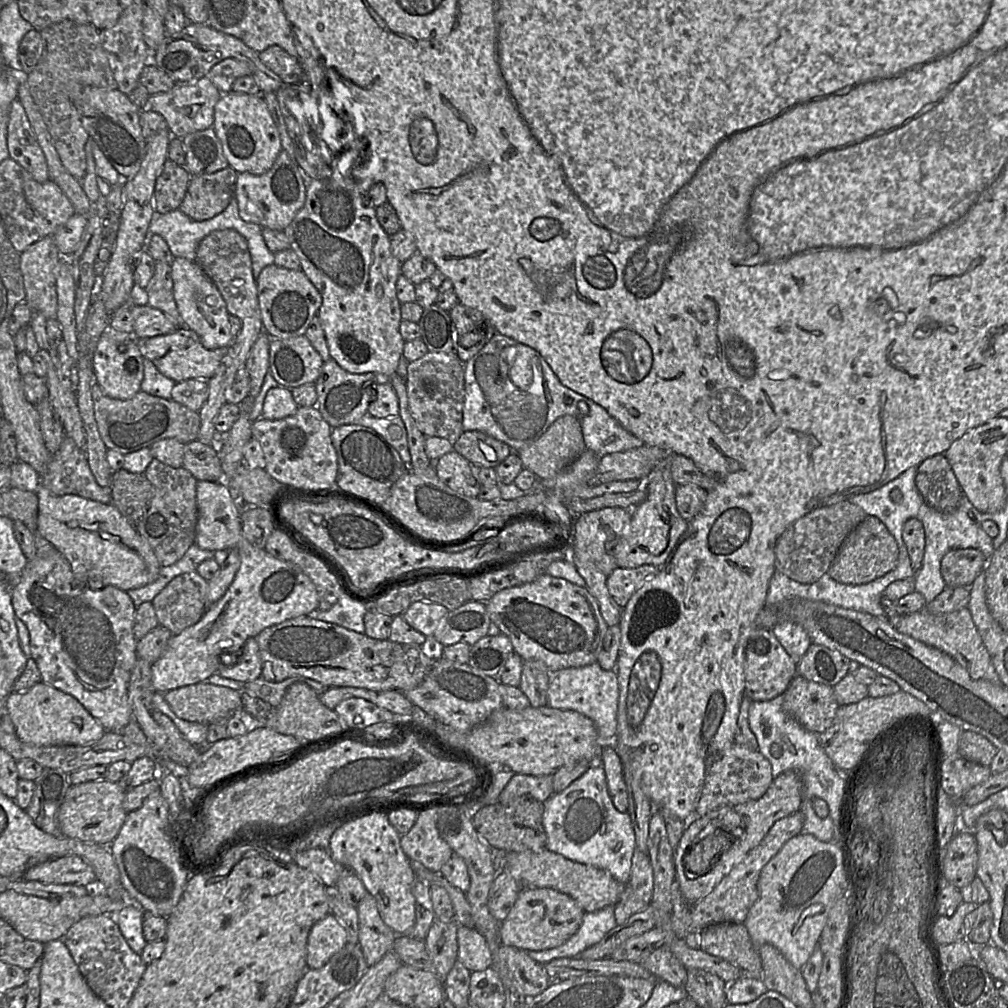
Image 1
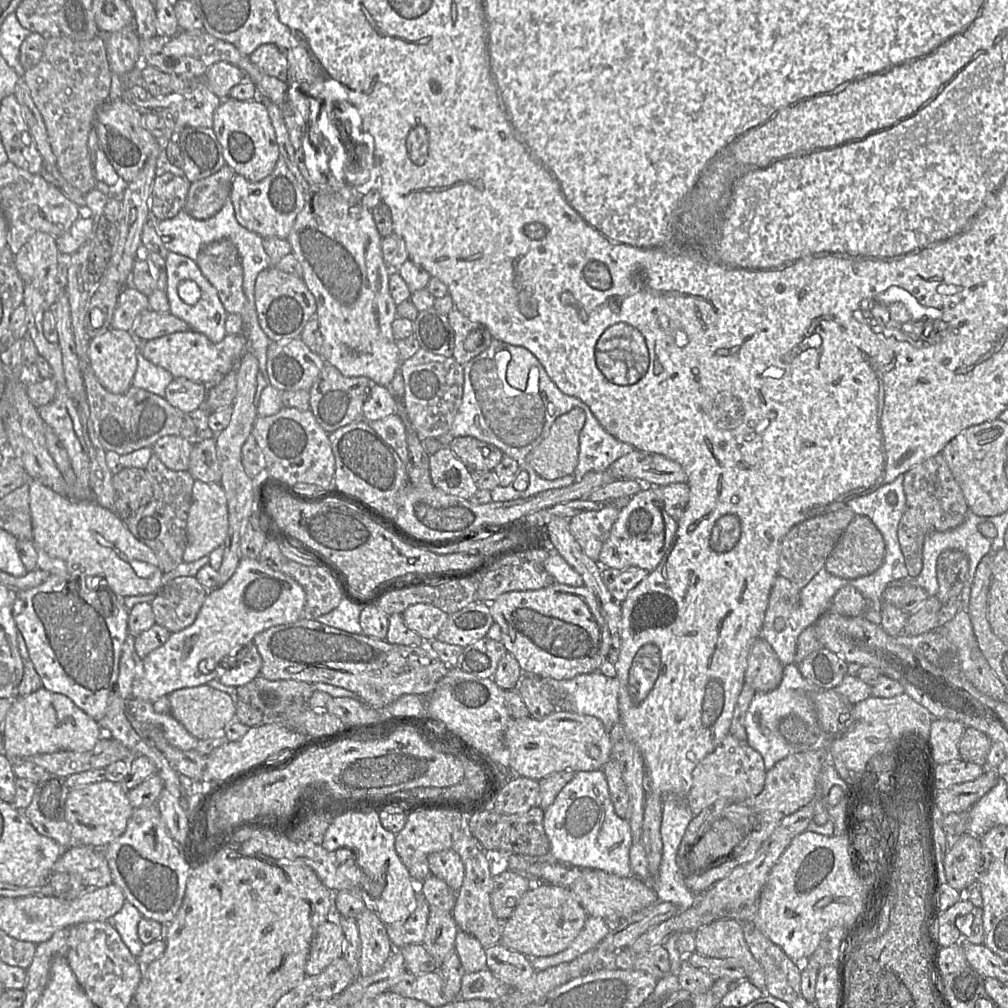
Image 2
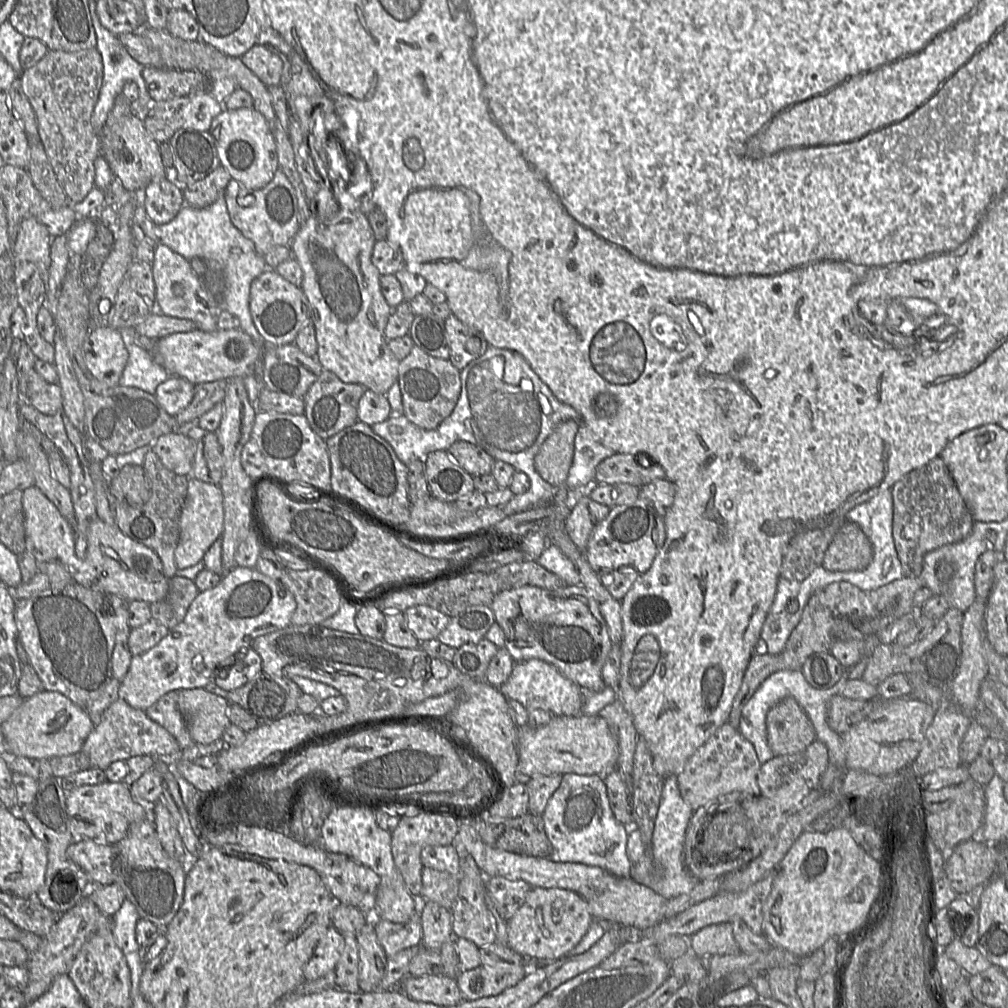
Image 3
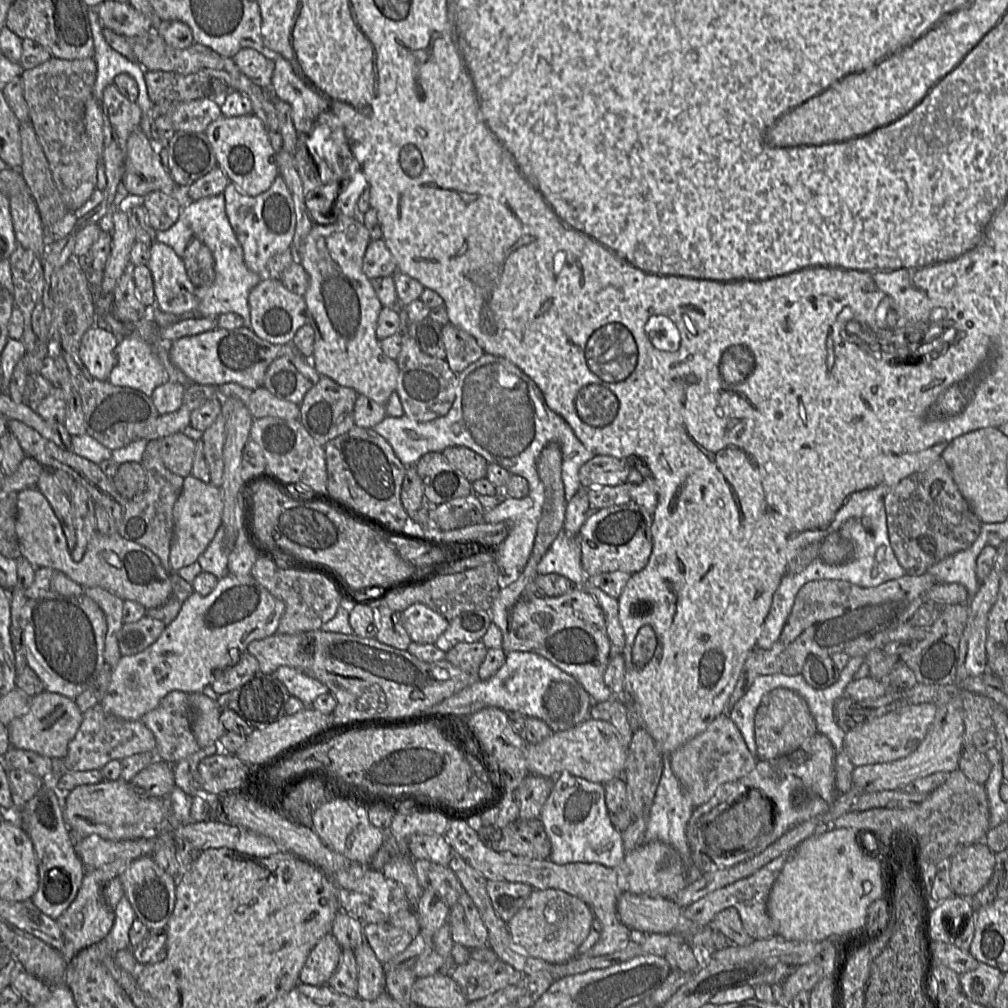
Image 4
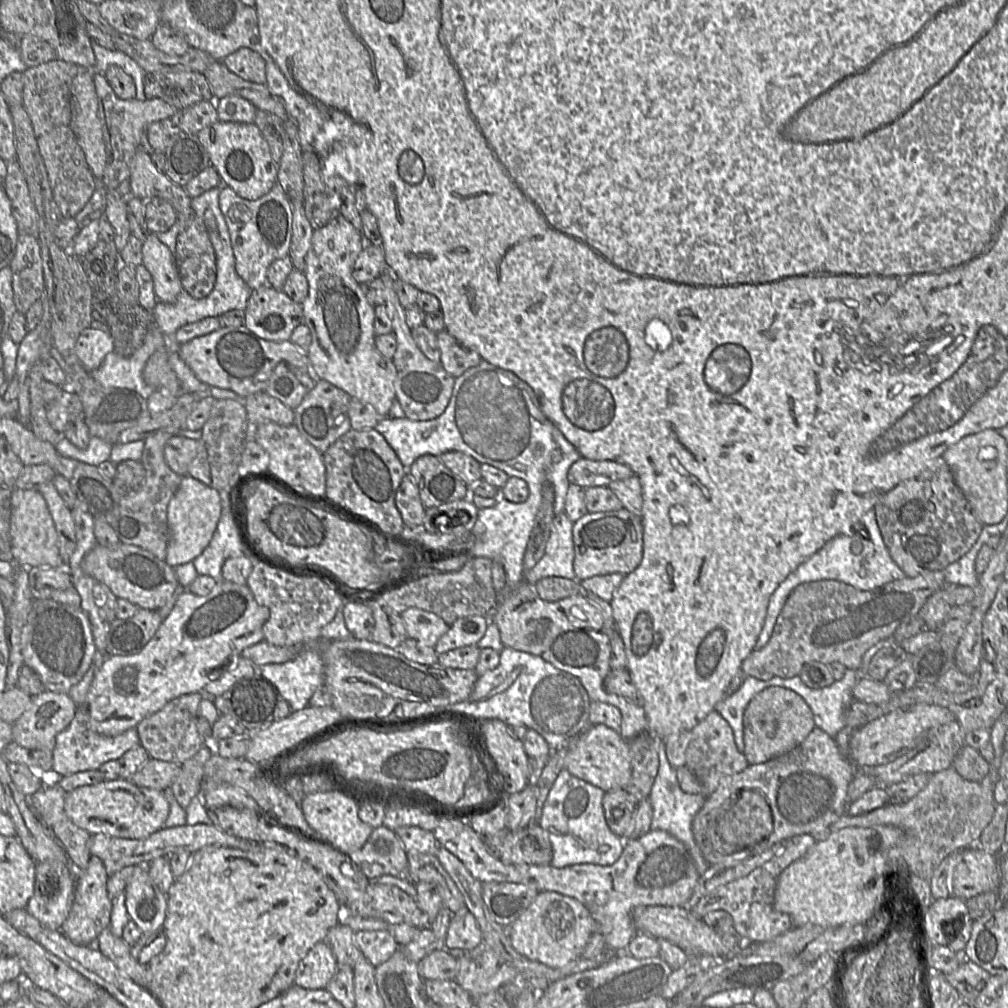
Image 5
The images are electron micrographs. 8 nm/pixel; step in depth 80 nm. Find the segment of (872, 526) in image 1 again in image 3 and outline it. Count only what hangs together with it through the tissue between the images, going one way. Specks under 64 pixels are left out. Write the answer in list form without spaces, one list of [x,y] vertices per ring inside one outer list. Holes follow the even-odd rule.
[[[845,522],[828,546],[822,565],[830,571],[865,570],[873,559],[870,540],[859,525]]]

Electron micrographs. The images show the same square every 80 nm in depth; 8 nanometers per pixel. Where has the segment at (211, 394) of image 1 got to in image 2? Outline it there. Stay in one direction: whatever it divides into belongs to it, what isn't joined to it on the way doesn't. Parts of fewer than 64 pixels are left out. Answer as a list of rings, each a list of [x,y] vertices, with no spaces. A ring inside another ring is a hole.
[[[220,239],[203,246],[196,258],[204,277],[216,289],[227,313],[242,315],[246,297],[243,292],[243,268],[236,246]]]

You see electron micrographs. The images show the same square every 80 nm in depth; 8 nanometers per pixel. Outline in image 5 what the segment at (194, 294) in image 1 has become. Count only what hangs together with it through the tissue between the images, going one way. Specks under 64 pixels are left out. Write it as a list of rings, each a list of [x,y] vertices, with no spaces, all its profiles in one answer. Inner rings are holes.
[[[148,233],[142,244],[142,265],[150,272],[156,298],[160,302],[174,303],[180,291],[184,290],[176,267],[175,258],[170,249],[155,234]]]

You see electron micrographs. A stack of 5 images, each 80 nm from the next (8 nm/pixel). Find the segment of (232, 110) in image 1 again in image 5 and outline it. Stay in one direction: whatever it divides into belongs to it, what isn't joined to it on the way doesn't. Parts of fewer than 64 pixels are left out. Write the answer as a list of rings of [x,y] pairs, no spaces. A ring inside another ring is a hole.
[[[218,121],[196,133],[206,149],[210,164],[218,172],[222,184],[246,200],[257,200],[267,194],[277,182],[278,167],[269,145],[255,123]]]

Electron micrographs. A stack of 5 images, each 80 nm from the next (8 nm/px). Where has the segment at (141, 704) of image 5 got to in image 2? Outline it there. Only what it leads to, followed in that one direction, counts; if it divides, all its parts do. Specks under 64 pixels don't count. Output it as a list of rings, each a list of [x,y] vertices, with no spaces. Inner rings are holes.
[[[241,558],[232,577],[224,585],[209,590],[194,623],[171,633],[162,646],[142,659],[142,676],[133,683],[132,698],[154,703],[175,690],[204,685],[218,679],[222,667],[235,663],[236,649],[247,646],[255,635],[269,628],[297,622],[301,619],[304,605],[304,590],[294,579],[261,564],[258,559]]]

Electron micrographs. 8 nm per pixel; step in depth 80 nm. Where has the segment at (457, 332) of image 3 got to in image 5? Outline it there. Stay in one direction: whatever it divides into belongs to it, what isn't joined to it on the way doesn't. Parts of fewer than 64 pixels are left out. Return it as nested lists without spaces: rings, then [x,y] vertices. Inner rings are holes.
[[[446,329],[437,333],[440,349],[440,363],[444,370],[452,377],[457,378],[469,368],[480,364],[482,358],[474,350],[463,346]]]

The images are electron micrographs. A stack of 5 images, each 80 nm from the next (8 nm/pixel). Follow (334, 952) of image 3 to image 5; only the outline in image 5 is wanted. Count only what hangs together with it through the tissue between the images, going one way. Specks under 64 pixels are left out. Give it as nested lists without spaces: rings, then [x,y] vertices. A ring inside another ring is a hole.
[[[326,941],[314,945],[300,961],[294,985],[304,989],[325,989],[338,968],[336,958]]]

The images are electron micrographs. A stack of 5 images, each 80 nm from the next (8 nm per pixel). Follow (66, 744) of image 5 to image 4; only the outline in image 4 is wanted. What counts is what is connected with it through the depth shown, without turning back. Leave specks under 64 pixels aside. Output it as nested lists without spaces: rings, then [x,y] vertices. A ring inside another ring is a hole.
[[[98,703],[83,713],[82,723],[68,745],[63,762],[67,772],[101,770],[111,760],[122,760],[143,752],[154,753],[155,748],[155,737],[141,720],[129,721],[108,714]]]

